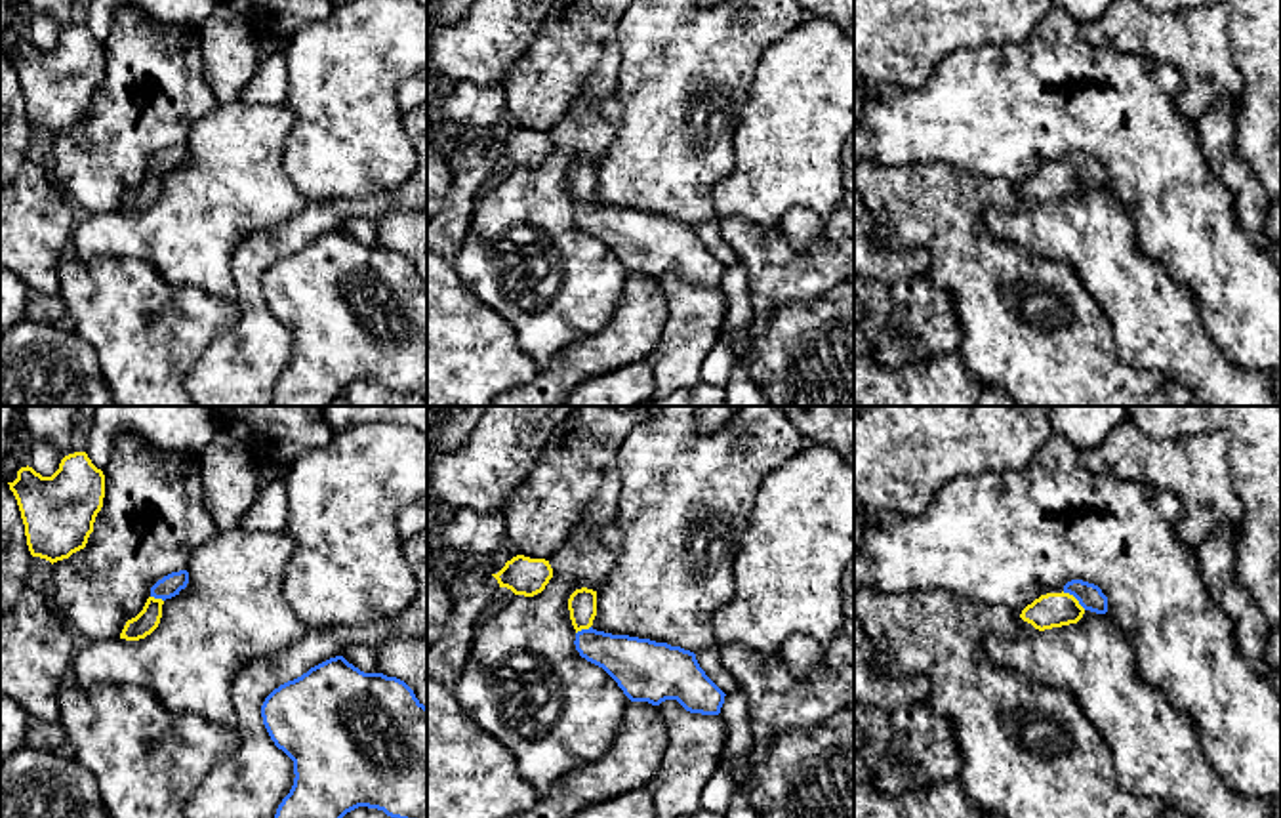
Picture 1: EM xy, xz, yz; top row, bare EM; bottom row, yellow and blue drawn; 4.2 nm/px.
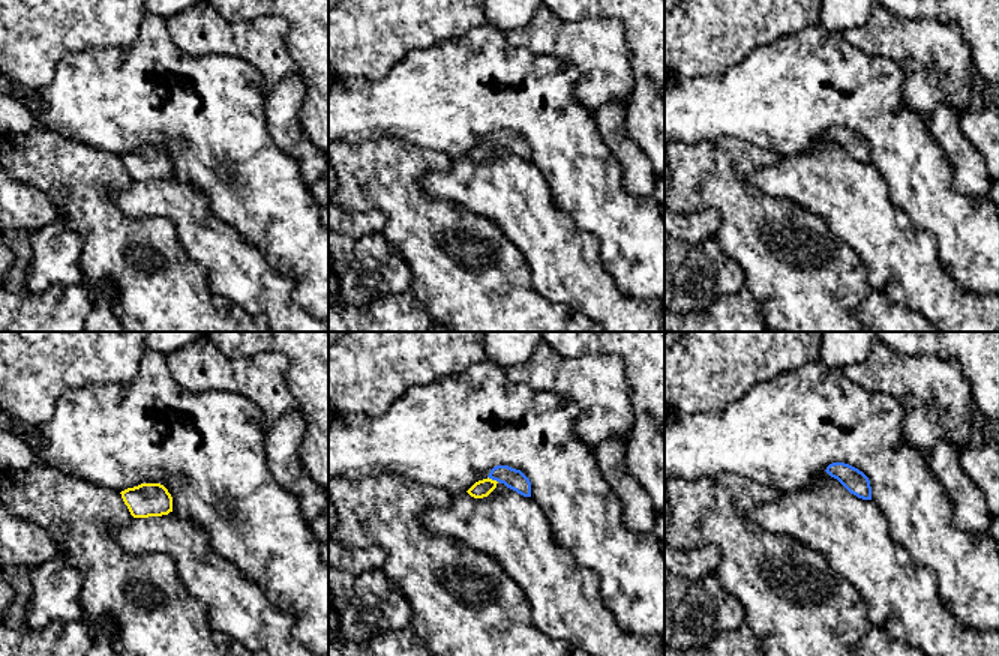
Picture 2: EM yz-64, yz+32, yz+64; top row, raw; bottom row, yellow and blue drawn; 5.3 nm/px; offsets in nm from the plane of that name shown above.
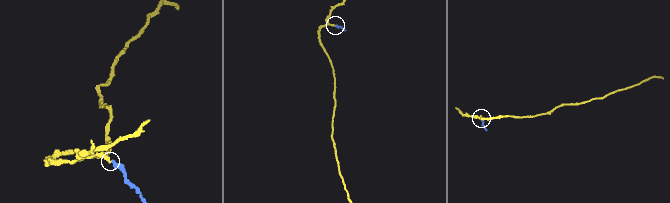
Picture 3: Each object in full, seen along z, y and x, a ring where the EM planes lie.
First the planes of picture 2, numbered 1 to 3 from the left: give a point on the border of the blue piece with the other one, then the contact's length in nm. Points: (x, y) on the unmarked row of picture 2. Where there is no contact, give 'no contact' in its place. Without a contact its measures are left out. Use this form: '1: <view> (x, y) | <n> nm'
1: no contact
2: yz+32 (491, 143) | 70 nm
3: no contact

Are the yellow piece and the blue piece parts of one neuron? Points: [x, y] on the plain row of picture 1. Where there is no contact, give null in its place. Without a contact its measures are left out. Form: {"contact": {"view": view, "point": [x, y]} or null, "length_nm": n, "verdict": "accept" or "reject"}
{"contact": {"view": "yz", "point": [1074, 170]}, "length_nm": 130, "verdict": "accept"}

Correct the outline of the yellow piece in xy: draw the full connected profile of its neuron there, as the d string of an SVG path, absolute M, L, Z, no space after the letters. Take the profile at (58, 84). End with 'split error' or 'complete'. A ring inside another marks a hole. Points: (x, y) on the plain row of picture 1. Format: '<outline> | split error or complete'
M86 25L65 29L51 50L21 40L8 57L32 130L53 137L86 120L105 71L105 48Z | complete

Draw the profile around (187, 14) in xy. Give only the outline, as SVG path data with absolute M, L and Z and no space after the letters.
M92 0L86 27L97 42L105 42L112 17L120 6L139 6L158 21L181 27L200 29L221 0Z

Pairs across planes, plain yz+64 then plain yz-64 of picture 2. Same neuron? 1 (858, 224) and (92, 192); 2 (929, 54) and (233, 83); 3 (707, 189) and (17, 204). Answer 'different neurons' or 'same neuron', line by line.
1: different neurons
2: different neurons
3: different neurons

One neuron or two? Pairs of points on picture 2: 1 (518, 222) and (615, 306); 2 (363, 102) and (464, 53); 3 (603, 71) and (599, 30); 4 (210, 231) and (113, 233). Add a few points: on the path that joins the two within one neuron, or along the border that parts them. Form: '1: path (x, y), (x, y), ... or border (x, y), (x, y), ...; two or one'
1: path (542, 240), (591, 290); one
2: path (389, 102), (414, 102), (438, 78); one
3: path (603, 60), (599, 51), (599, 41); one
4: border (146, 215), (167, 216), (182, 246), (195, 261); two

